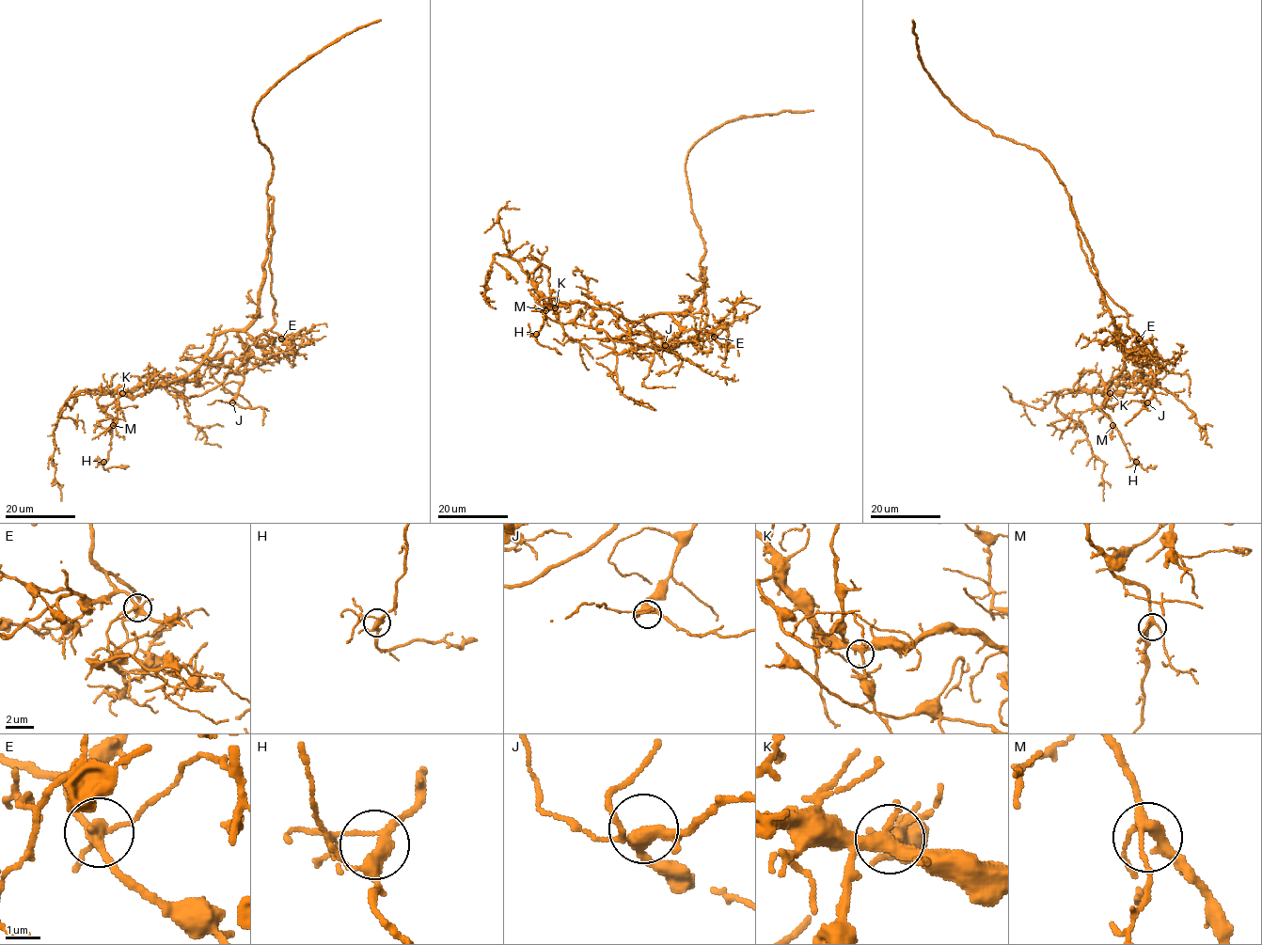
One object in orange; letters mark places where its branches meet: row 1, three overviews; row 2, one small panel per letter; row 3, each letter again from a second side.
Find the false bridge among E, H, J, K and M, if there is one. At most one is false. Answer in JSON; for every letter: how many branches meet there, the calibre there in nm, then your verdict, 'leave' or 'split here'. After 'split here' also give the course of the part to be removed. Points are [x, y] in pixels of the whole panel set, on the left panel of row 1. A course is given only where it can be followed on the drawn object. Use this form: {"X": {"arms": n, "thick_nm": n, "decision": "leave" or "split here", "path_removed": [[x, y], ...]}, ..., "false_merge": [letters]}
{"E": {"arms": 4, "thick_nm": 280, "decision": "leave"}, "H": {"arms": 4, "thick_nm": 280, "decision": "leave"}, "J": {"arms": 4, "thick_nm": 320, "decision": "leave"}, "K": {"arms": 4, "thick_nm": 320, "decision": "leave"}, "M": {"arms": 4, "thick_nm": 300, "decision": "leave"}, "false_merge": []}

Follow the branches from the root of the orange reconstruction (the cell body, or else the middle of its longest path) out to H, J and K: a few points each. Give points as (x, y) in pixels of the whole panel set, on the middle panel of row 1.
H: (694, 296), (680, 313), (628, 322), (584, 303), (550, 306), (531, 289), (544, 307), (536, 334)
J: (694, 296), (688, 309), (670, 315), (679, 326), (679, 332), (668, 341), (676, 353), (668, 351), (665, 345)
K: (694, 296), (686, 310), (653, 314), (636, 322), (584, 303), (555, 307)

